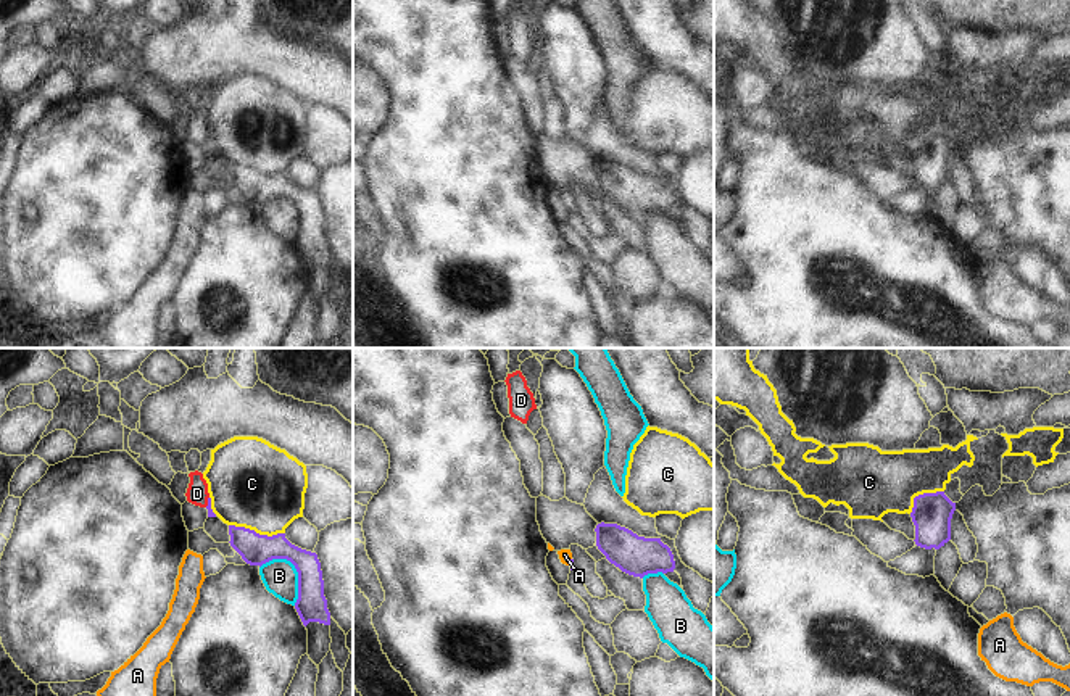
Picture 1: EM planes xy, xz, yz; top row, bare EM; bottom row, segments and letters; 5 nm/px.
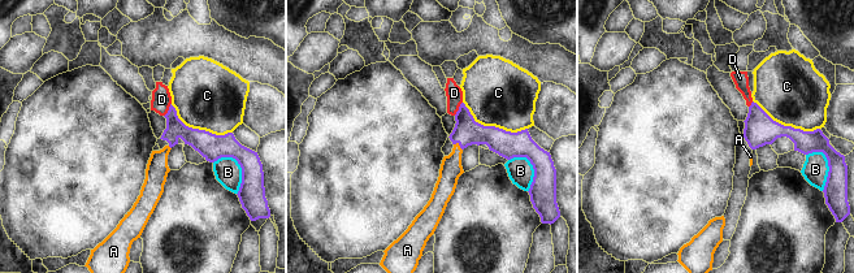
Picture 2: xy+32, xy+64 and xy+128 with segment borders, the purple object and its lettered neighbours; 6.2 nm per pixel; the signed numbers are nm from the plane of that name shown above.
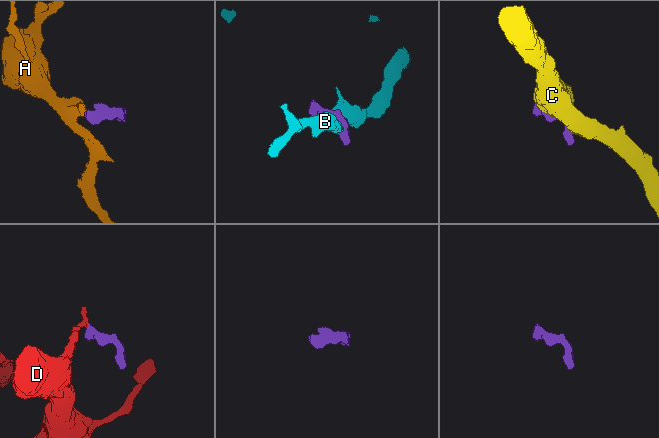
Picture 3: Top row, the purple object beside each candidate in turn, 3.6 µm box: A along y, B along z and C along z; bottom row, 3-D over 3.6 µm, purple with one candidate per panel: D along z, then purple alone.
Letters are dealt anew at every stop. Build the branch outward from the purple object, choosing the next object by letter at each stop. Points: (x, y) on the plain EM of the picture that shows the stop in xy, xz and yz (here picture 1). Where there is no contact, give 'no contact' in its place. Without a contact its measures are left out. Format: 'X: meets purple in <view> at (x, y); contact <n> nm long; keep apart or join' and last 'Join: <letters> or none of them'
A: meets purple in xz at (571, 200); contact 40 nm long; join
B: meets purple in xy at (297, 210); contact 280 nm long; keep apart
C: meets purple in xy at (255, 171); contact 280 nm long; keep apart
D: meets purple in xy at (208, 140); contact 60 nm long; keep apart
Join: A

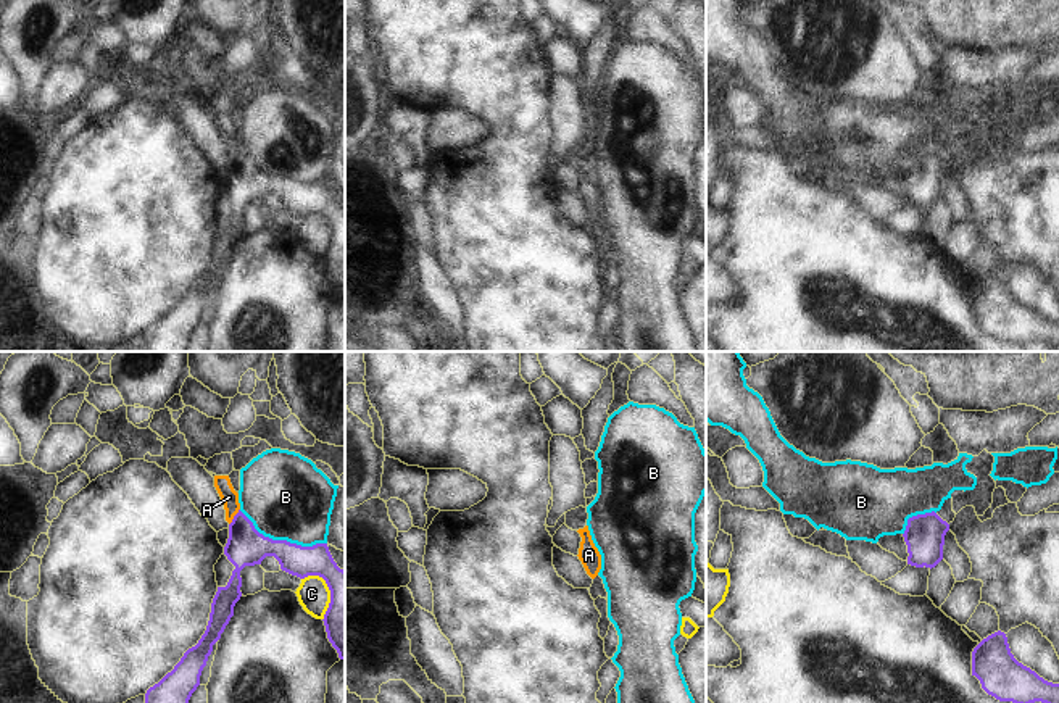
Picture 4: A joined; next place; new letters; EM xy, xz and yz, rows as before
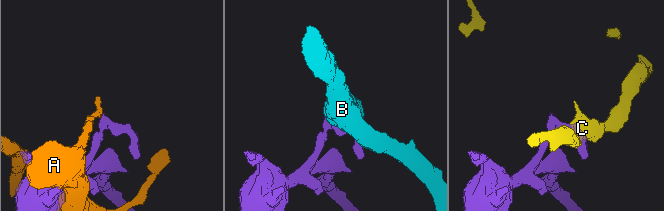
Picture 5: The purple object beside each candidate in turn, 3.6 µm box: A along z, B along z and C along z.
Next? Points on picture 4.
A: meets purple in xy at (234, 155); contact 100 nm long; keep apart
B: meets purple in xy at (282, 179); contact 480 nm long; keep apart
C: meets purple in xy at (331, 231); contact 240 nm long; keep apart
Join: none of them

